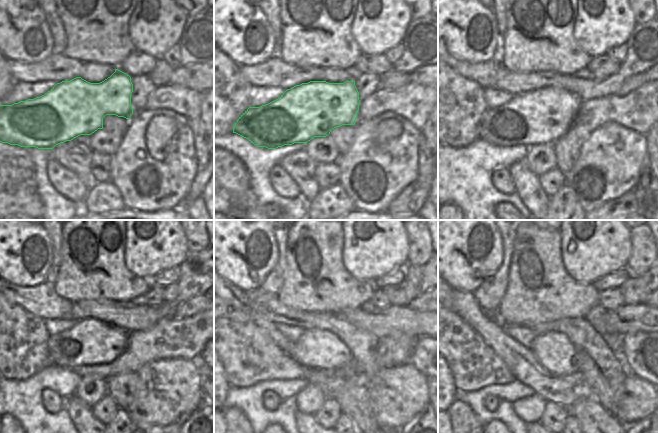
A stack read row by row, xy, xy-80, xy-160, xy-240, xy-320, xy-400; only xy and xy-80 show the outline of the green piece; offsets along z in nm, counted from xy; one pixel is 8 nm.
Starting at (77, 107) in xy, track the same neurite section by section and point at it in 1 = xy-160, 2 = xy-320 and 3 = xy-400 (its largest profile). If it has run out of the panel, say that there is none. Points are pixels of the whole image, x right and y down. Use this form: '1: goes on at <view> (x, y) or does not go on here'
1: goes on at xy-160 (544, 115)
2: goes on at xy-320 (316, 349)
3: goes on at xy-400 (554, 351)

